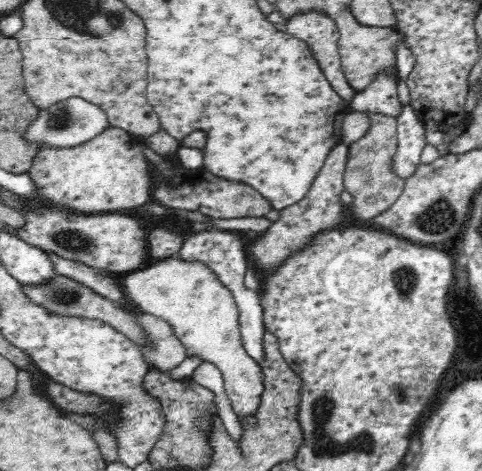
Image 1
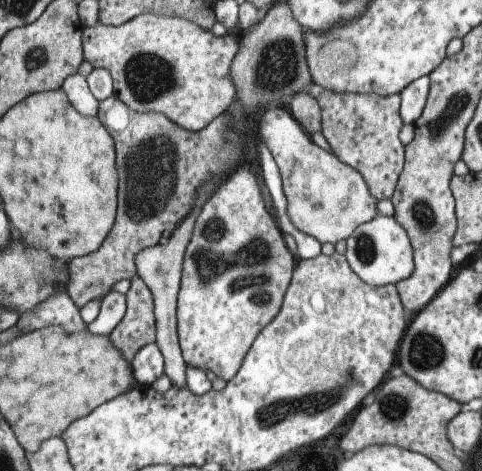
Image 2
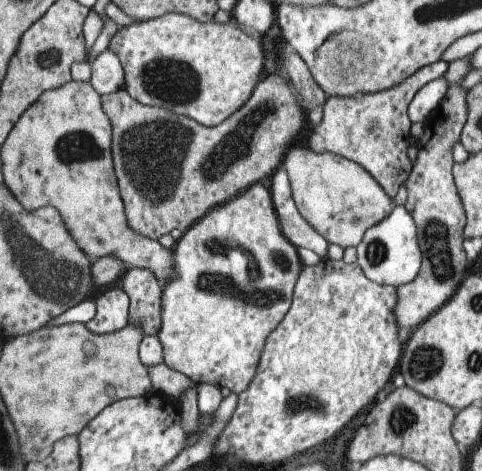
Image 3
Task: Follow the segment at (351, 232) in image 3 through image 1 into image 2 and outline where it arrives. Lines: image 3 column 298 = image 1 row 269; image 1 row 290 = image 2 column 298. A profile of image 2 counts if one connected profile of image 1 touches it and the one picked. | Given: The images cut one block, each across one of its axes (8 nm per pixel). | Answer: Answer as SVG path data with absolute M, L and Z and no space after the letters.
M267 106L259 118L257 132L279 168L287 216L299 232L313 236L321 246L335 244L337 240L347 240L357 226L377 216L377 202L369 194L363 176L337 156L321 150L283 106Z

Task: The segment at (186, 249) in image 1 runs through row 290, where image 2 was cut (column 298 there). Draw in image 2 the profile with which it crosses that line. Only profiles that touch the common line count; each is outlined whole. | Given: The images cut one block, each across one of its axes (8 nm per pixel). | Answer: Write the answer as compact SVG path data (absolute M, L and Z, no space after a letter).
M257 140L255 142L257 146L257 154L259 154L259 168L261 168L261 178L263 178L263 184L267 186L265 190L269 192L271 200L273 200L273 208L277 212L277 226L281 232L287 232L295 246L297 246L297 256L299 260L313 260L321 254L321 244L313 238L313 236L307 236L303 232L299 232L289 216L287 216L287 200L285 200L285 194L283 194L283 184L281 184L281 174L279 174L279 168L271 156L271 152L267 150L267 146Z

